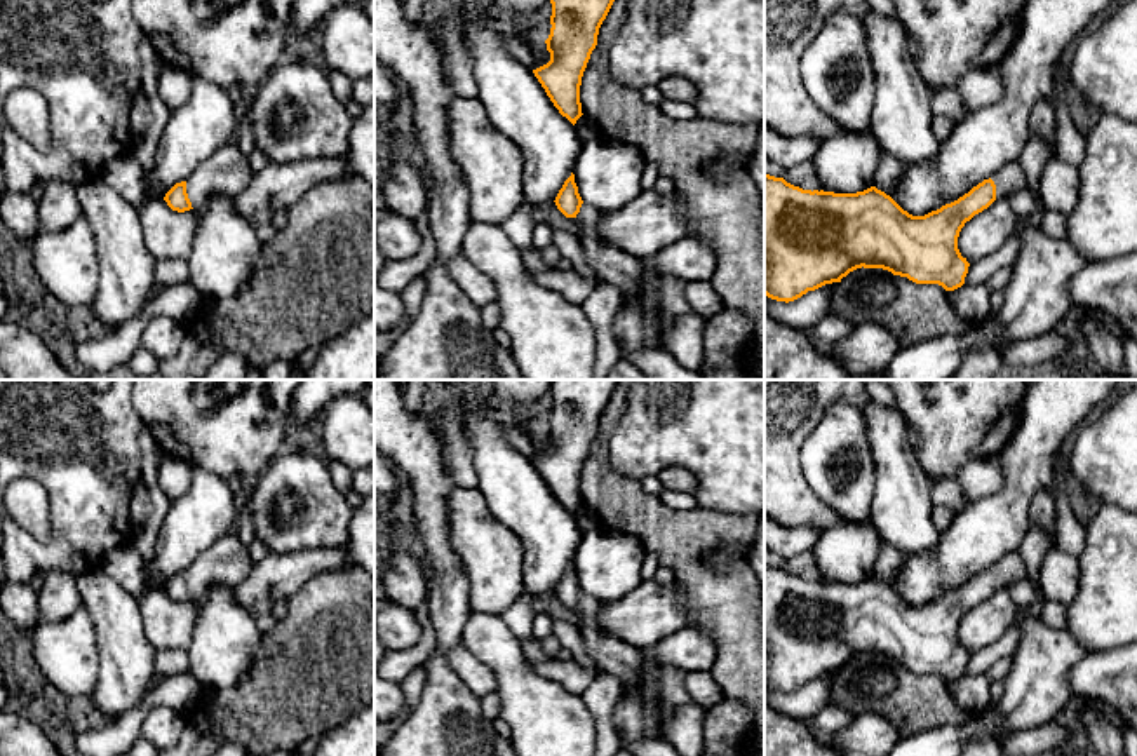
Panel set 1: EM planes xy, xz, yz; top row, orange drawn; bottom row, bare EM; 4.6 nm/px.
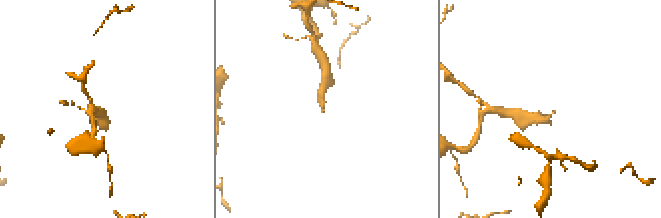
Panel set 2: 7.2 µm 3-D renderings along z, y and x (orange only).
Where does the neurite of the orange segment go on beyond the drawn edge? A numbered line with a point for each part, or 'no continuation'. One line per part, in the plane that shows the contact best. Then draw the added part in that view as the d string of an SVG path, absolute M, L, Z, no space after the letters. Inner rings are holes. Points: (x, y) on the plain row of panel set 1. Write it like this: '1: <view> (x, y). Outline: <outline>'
1: xy (227, 561). Outline: M232 530L198 554L186 570L192 597L198 597L211 585L235 587L251 573L252 566L247 545Z

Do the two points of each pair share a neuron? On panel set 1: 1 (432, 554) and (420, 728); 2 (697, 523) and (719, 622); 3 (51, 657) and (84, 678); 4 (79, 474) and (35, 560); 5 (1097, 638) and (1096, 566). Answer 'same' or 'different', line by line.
1: same
2: same
3: same
4: same
5: same

